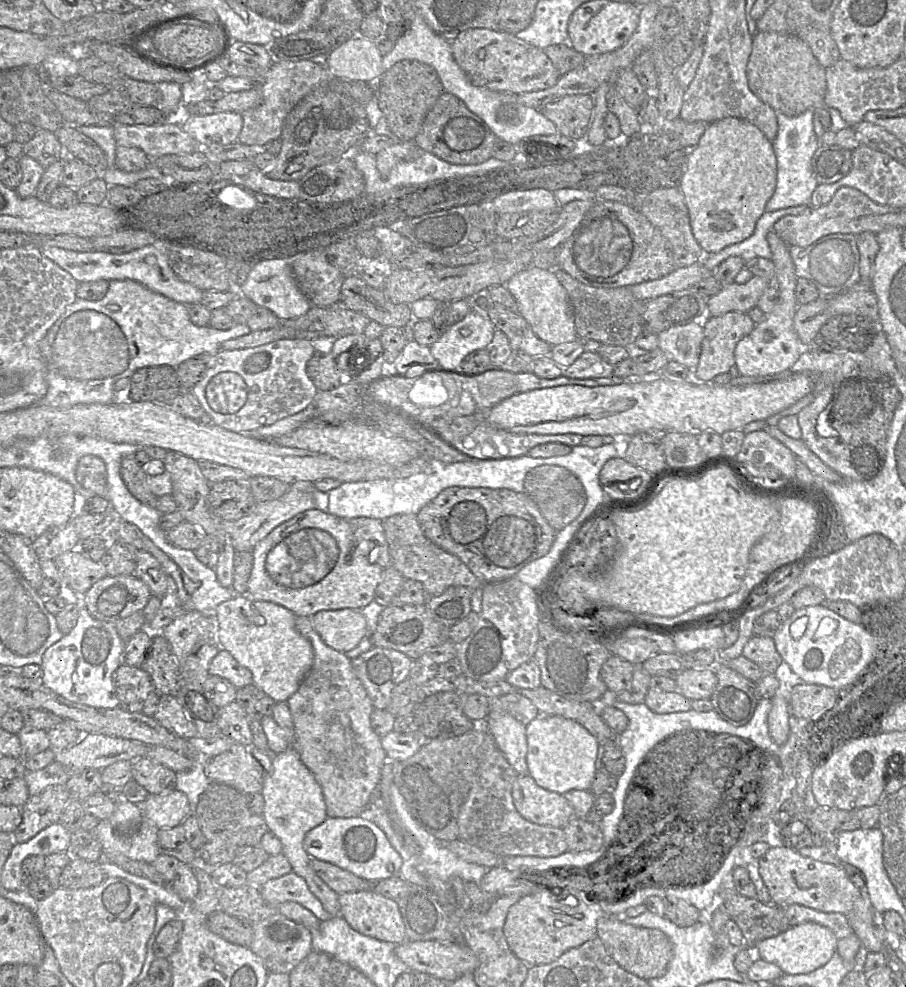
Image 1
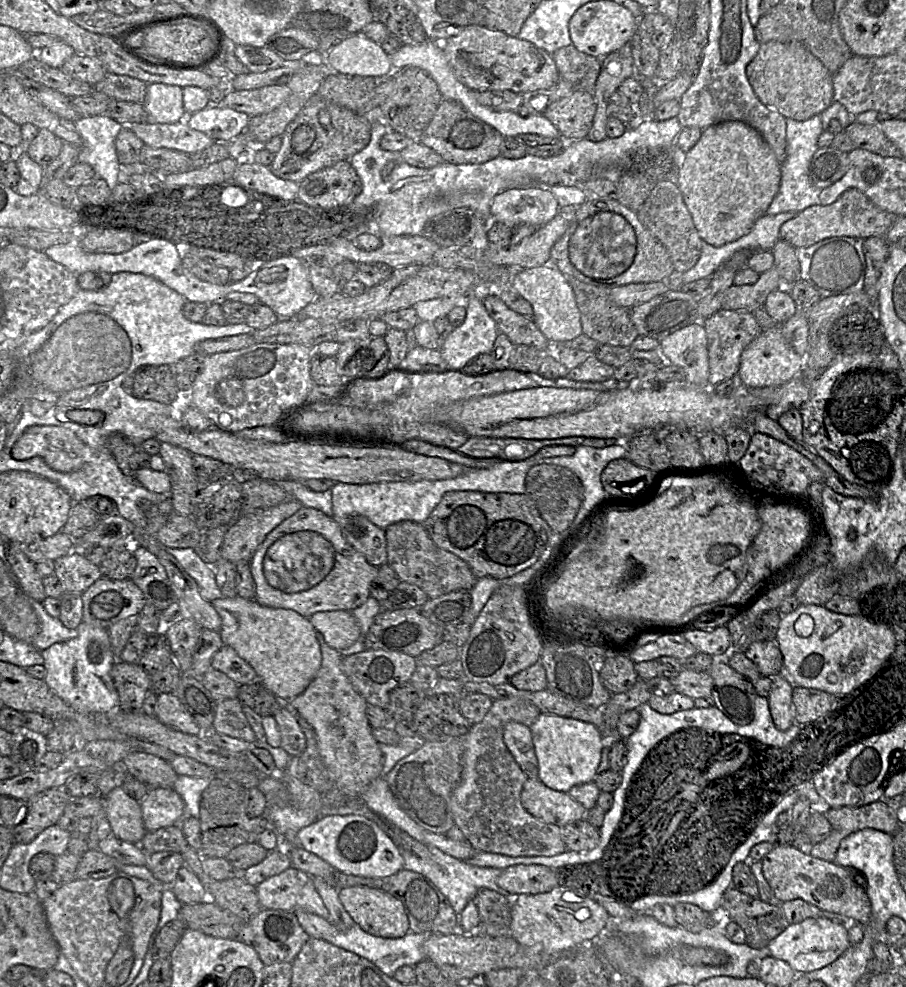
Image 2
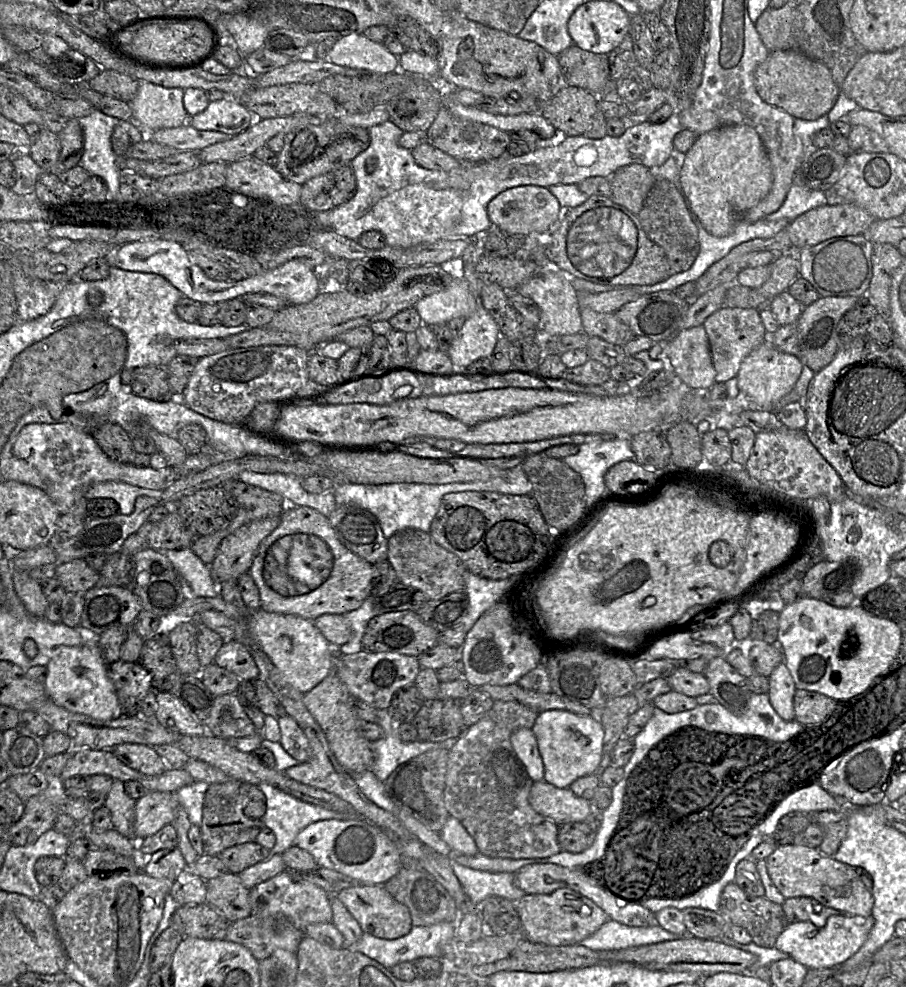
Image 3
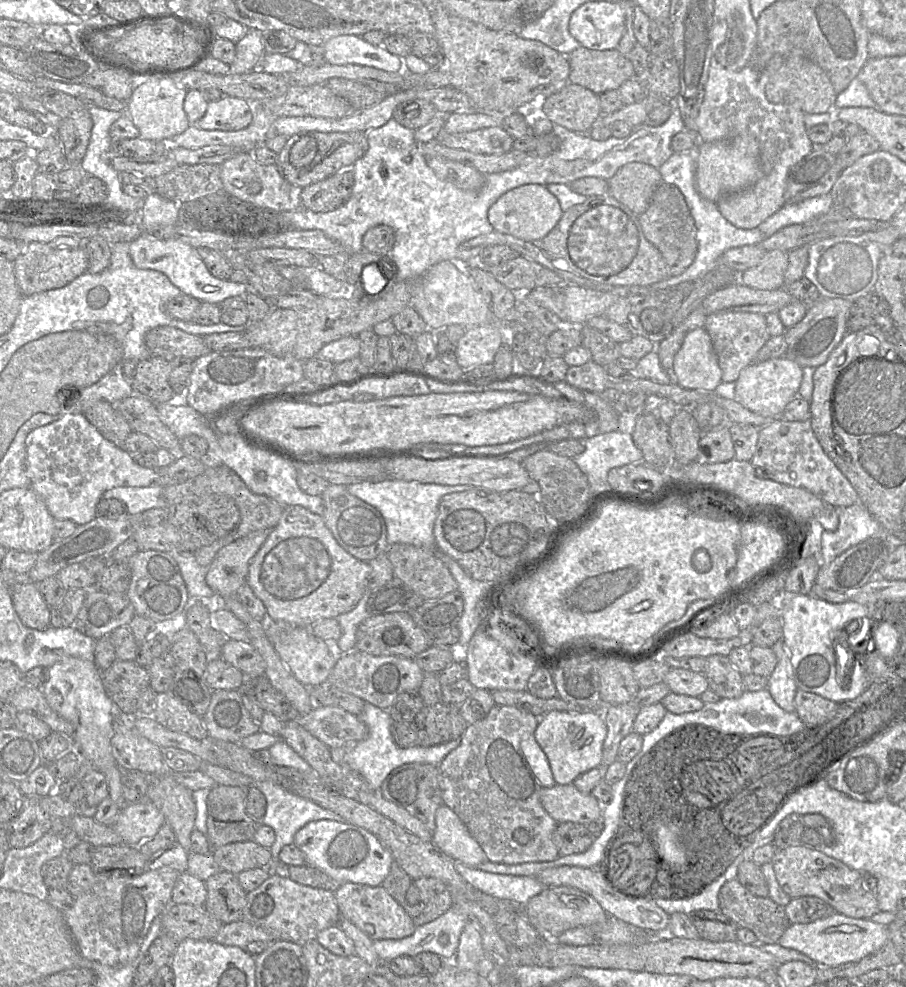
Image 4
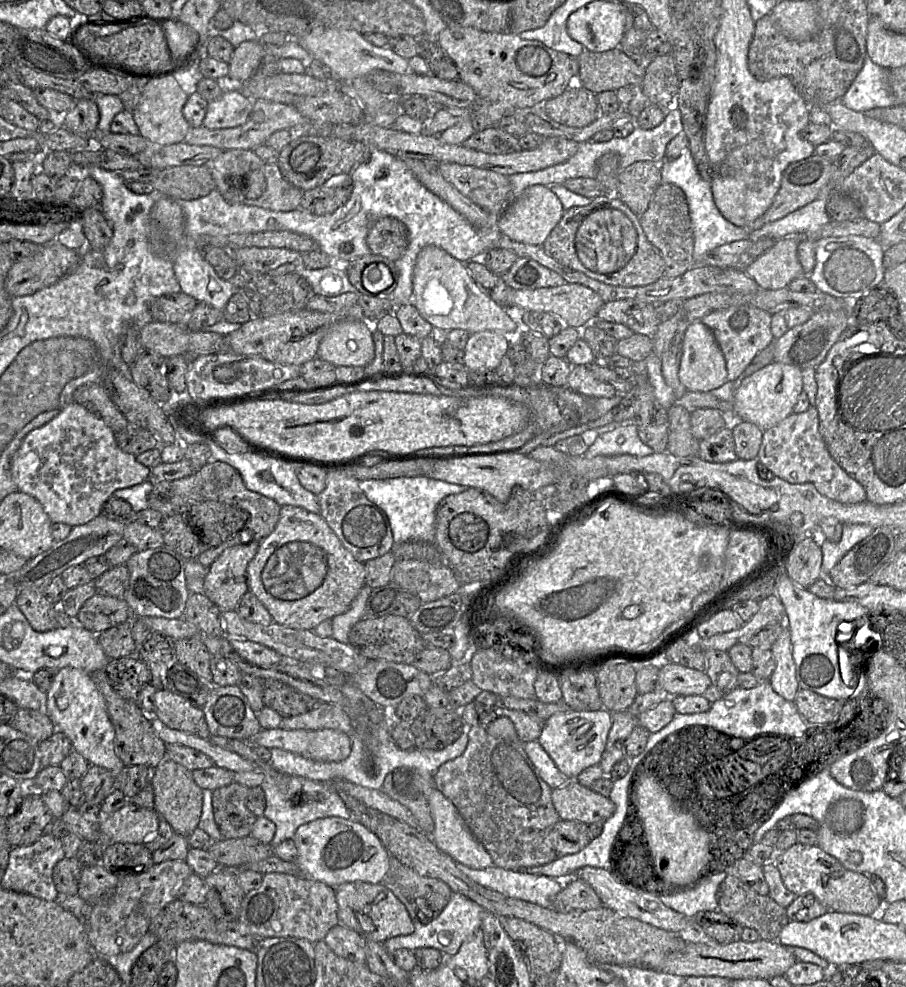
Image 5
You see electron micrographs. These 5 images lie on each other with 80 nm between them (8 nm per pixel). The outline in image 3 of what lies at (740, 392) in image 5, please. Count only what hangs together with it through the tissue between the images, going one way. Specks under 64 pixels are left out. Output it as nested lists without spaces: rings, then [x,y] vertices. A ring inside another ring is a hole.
[[[768,338],[742,361],[737,374],[738,388],[745,399],[756,405],[757,410],[776,412],[776,402],[794,389],[802,367],[799,357],[779,351]]]

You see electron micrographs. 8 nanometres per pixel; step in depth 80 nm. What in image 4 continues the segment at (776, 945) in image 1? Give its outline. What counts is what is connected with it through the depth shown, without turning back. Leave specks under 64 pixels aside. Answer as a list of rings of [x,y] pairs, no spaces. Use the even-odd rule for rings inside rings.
[[[834,913],[811,923],[790,924],[778,943],[784,948],[801,952],[819,965],[839,966],[859,961],[875,953],[888,941],[890,941],[888,925]]]

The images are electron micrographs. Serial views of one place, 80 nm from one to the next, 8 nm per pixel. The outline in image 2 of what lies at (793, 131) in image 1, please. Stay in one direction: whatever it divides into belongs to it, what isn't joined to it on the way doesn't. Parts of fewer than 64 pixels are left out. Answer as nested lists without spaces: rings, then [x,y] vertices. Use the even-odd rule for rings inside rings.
[[[815,115],[808,120],[796,121],[786,119],[786,158],[781,163],[781,180],[779,189],[771,204],[766,210],[766,214],[775,215],[783,212],[796,212],[812,205],[819,204],[819,194],[822,189],[813,185],[809,179],[809,165],[814,153],[819,149],[818,137],[823,131],[819,115]]]

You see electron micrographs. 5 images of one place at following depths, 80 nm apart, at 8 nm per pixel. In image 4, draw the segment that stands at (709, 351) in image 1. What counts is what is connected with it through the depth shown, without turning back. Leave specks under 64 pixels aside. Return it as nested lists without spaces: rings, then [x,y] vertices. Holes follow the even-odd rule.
[[[728,311],[710,314],[705,319],[708,332],[722,371],[722,382],[736,382],[742,369],[755,361],[756,354],[771,337],[765,315],[754,312]]]

